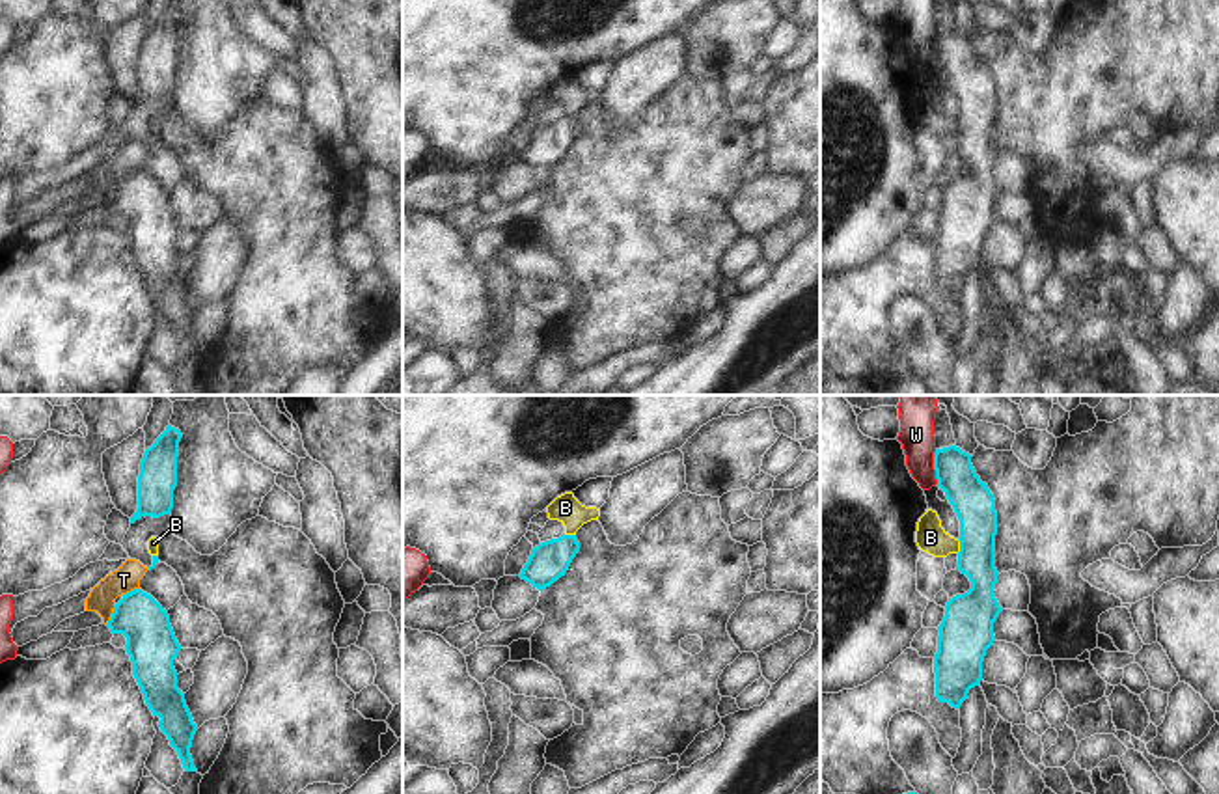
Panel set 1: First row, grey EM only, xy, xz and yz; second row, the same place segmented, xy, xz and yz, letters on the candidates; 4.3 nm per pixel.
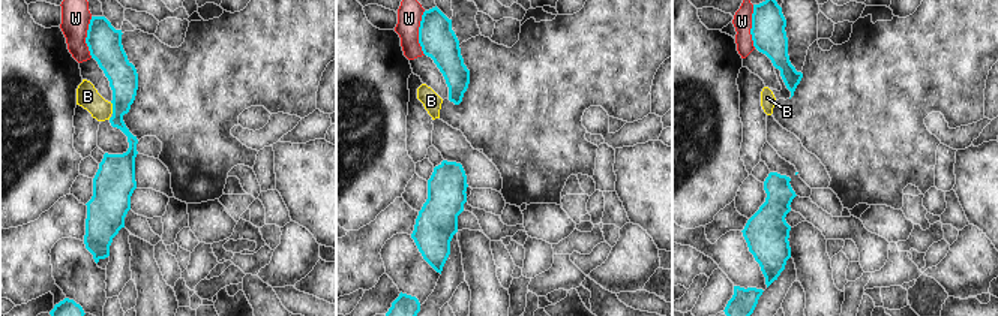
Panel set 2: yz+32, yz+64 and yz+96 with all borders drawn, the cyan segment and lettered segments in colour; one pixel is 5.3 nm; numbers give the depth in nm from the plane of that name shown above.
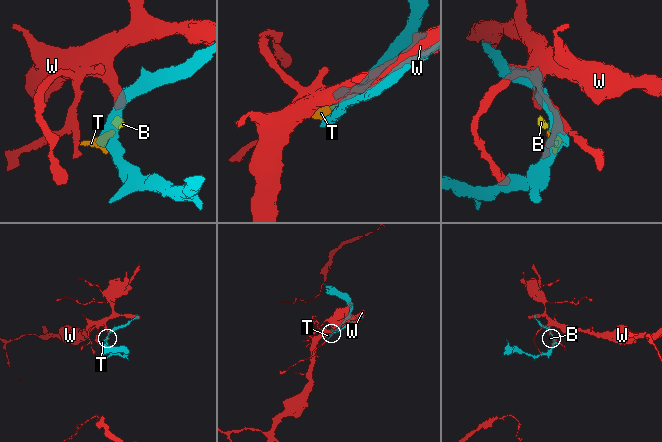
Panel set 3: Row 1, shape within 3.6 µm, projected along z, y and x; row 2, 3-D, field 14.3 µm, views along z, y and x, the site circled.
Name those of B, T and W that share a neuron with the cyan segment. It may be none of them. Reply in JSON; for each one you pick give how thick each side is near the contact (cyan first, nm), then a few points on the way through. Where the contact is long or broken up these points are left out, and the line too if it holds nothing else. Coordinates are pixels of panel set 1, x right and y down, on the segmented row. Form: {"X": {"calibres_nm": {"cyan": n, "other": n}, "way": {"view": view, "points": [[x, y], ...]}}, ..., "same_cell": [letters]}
{"same_cell": []}

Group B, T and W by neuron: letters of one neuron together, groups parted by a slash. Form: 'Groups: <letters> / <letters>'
Groups: B T / W.

